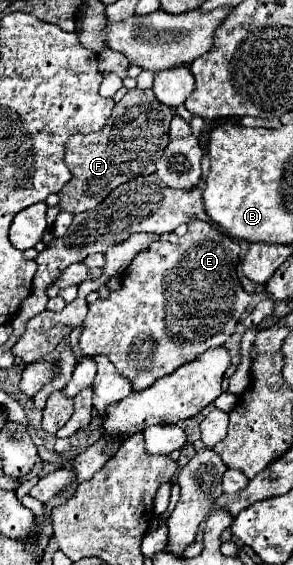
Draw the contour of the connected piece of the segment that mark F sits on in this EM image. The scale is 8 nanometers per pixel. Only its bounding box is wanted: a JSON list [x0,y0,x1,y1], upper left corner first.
[59,89,173,213]

